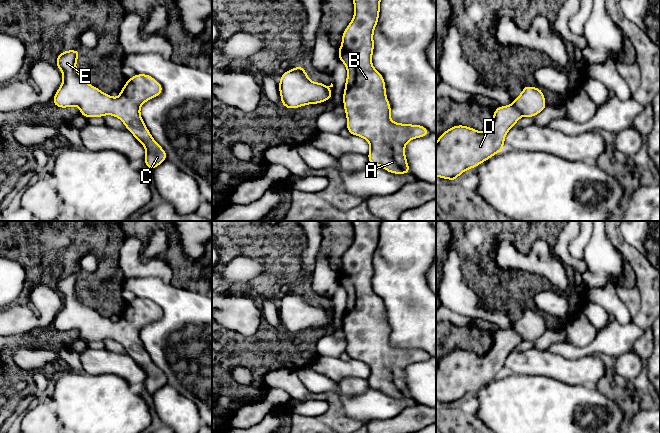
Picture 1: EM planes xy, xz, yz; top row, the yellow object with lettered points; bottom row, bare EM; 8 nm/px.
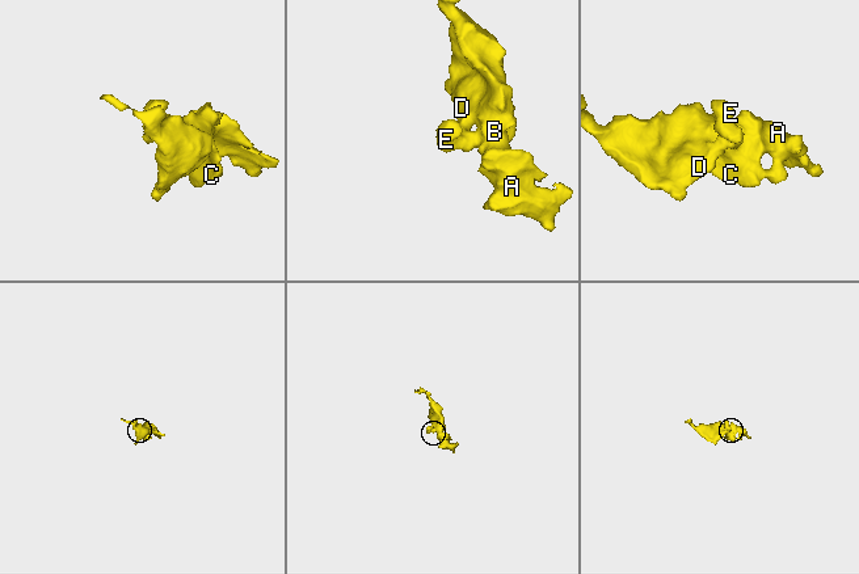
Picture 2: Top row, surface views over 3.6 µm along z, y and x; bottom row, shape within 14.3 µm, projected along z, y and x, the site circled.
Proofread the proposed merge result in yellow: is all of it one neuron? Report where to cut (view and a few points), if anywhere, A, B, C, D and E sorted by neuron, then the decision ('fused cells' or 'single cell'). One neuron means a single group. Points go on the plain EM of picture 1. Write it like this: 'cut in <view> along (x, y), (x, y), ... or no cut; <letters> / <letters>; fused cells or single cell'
no cut; A B C D E; single cell

